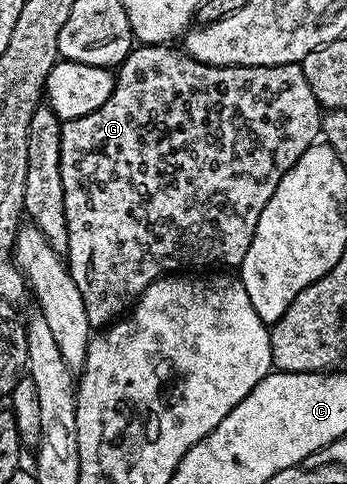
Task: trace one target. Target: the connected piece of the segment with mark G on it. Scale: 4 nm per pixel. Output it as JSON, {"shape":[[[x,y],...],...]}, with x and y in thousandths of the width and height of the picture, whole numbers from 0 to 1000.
{"shape":[[[403,91],[398,97],[380,99],[354,128],[337,138],[337,157],[331,161],[331,178],[314,196],[314,205],[303,205],[303,213],[291,213],[291,221],[280,221],[280,229],[268,229],[256,238],[233,238],[207,250],[179,252],[176,275],[176,386],[187,386],[187,452],[199,469],[199,502],[193,504],[193,521],[187,537],[193,554],[205,558],[205,574],[210,585],[222,585],[222,601],[233,601],[233,618],[245,626],[245,651],[256,659],[265,676],[305,676],[334,659],[352,657],[398,622],[409,605],[427,603],[444,591],[450,576],[473,568],[490,566],[490,556],[516,556],[524,548],[608,548],[597,552],[631,552],[620,548],[666,548],[686,552],[706,535],[706,519],[718,519],[718,502],[729,502],[729,486],[741,477],[741,452],[752,452],[752,436],[764,436],[764,419],[775,419],[775,411],[787,411],[787,395],[798,395],[798,378],[810,378],[810,370],[821,362],[821,353],[833,353],[833,345],[844,345],[844,337],[856,337],[856,329],[867,329],[867,320],[879,320],[879,312],[893,300],[911,298],[922,289],[922,244],[925,219],[919,207],[902,196],[902,188],[890,180],[890,171],[873,153],[870,132],[859,134],[594,134],[568,122],[556,122],[545,112],[519,105],[513,99],[496,97],[490,91],[476,93],[418,93]]]}

